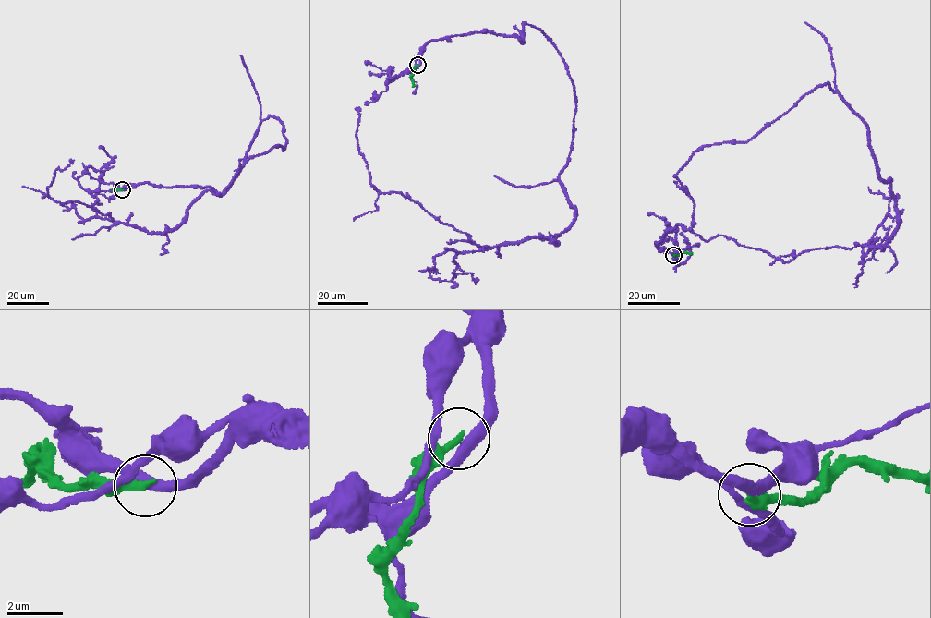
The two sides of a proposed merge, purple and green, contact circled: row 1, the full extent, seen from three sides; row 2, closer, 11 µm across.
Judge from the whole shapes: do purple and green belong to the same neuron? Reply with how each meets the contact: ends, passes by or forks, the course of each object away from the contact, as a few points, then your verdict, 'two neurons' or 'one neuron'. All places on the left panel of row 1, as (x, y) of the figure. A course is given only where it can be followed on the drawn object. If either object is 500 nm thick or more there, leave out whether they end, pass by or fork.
purple forks there; green ends there; purple runs (122, 190), (220, 195), (283, 151), (283, 125), (260, 122), (231, 187), (162, 233), (49, 197), (74, 160); green runs (122, 190), (114, 187), (111, 190); two neurons

